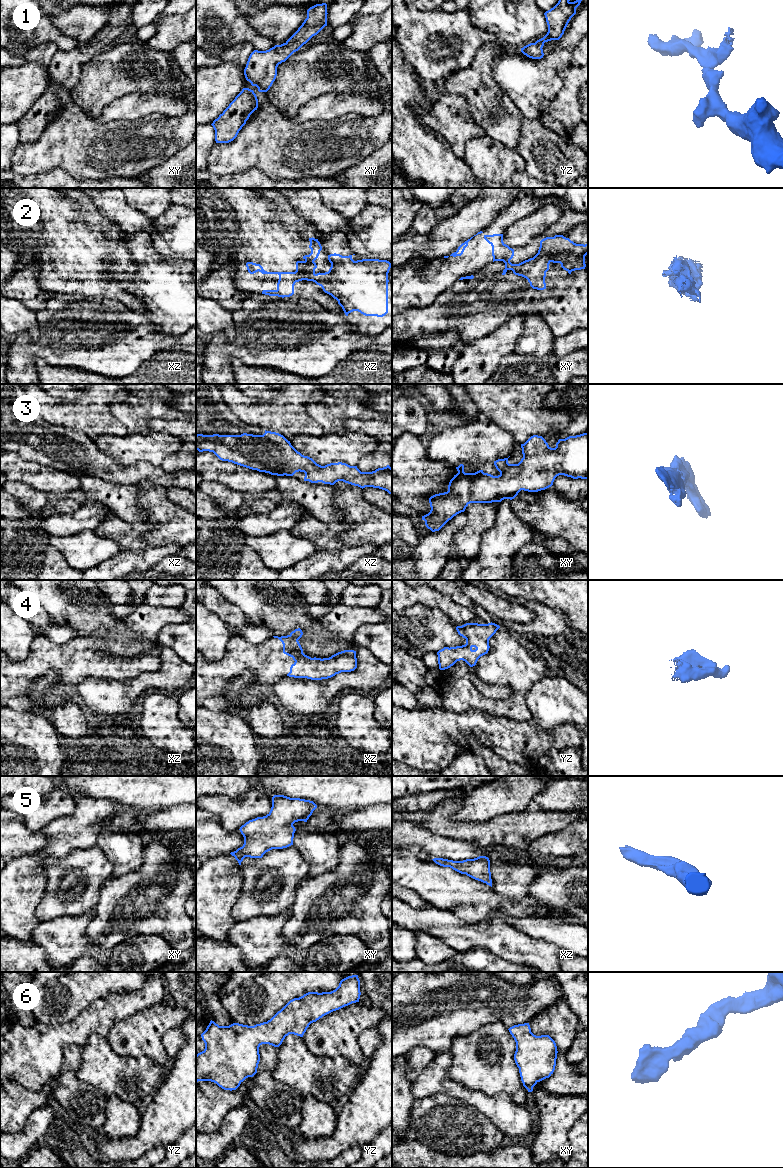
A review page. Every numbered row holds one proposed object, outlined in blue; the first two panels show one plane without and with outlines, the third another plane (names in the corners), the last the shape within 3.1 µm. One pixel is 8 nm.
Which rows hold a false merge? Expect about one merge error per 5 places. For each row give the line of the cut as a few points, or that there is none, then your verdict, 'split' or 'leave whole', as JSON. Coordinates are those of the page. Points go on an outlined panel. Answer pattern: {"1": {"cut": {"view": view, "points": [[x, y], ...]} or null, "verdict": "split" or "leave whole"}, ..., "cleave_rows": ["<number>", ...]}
{"1": {"cut": null, "verdict": "leave whole"}, "2": {"cut": {"view": "xz", "points": [[314, 273], [310, 277], [300, 278]]}, "verdict": "split"}, "3": {"cut": null, "verdict": "leave whole"}, "4": {"cut": null, "verdict": "leave whole"}, "5": {"cut": null, "verdict": "leave whole"}, "6": {"cut": null, "verdict": "leave whole"}, "cleave_rows": ["2"]}

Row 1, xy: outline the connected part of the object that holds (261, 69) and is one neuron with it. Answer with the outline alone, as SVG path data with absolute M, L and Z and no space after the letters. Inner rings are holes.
M316 4L307 10L307 18L283 44L266 51L254 50L247 61L244 75L259 92L267 92L277 76L277 67L327 26L327 4Z

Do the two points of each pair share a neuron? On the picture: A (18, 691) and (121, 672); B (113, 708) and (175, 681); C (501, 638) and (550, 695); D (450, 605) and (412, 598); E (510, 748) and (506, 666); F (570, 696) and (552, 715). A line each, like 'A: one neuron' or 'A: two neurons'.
A: one neuron
B: one neuron
C: two neurons
D: one neuron
E: two neurons
F: one neuron

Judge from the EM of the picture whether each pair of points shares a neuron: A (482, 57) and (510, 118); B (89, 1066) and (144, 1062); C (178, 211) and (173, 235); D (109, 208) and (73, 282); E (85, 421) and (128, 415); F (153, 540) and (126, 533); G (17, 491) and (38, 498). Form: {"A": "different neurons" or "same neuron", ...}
{"A": "same neuron", "B": "same neuron", "C": "same neuron", "D": "different neurons", "E": "different neurons", "F": "different neurons", "G": "same neuron"}

